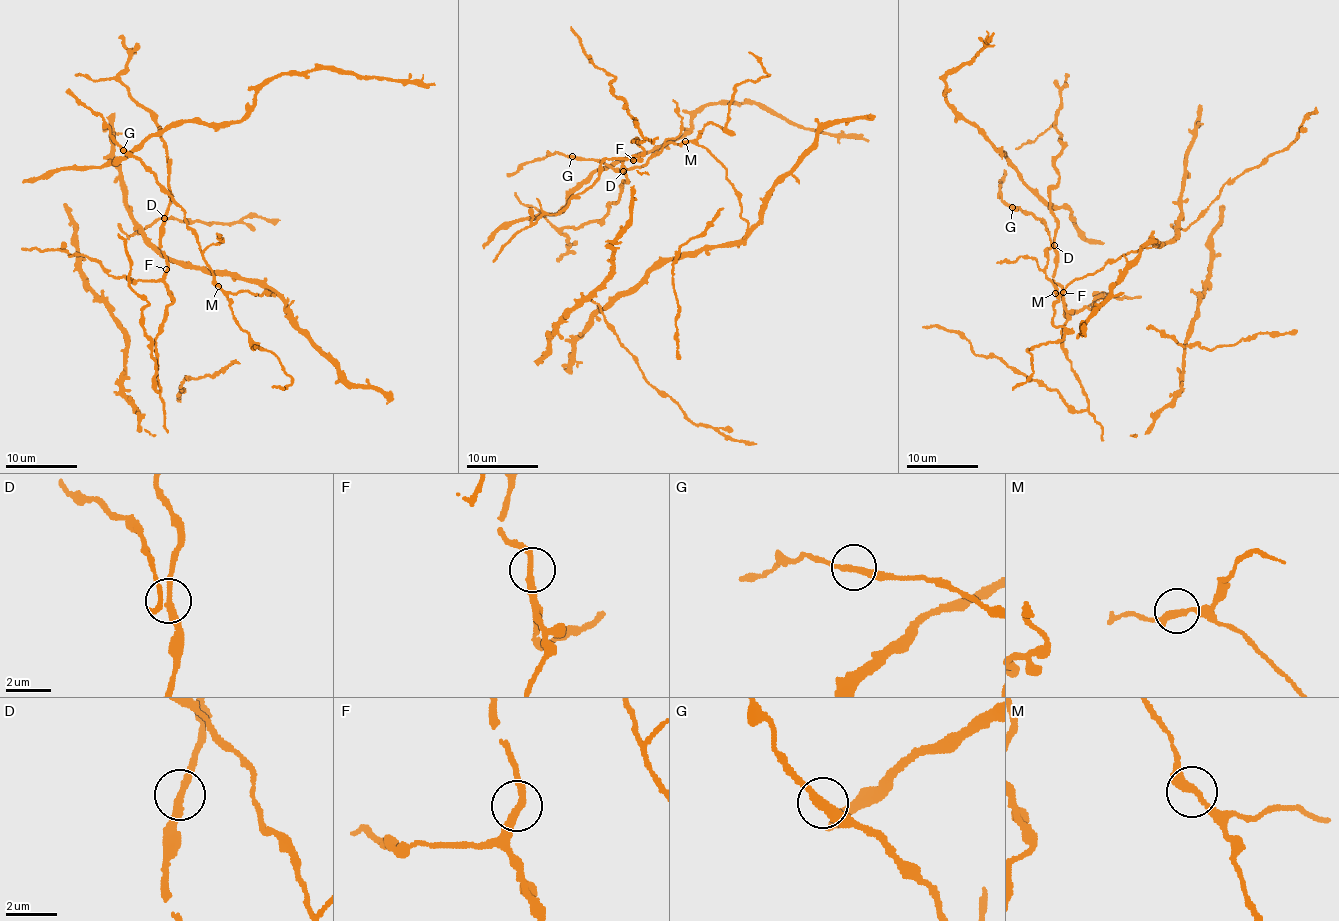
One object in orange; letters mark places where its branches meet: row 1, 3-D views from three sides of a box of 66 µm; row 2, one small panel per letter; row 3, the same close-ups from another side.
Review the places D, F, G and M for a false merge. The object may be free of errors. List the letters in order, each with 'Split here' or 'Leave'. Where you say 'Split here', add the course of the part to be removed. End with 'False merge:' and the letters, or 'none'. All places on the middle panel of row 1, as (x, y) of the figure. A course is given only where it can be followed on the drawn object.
D: Leave
F: Leave
G: Leave
M: Leave
False merge: none

